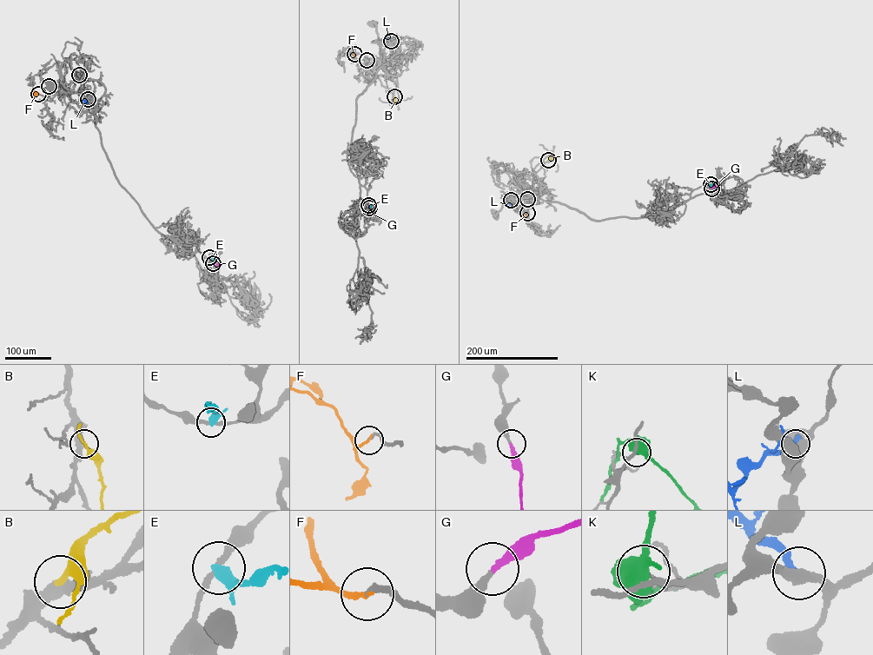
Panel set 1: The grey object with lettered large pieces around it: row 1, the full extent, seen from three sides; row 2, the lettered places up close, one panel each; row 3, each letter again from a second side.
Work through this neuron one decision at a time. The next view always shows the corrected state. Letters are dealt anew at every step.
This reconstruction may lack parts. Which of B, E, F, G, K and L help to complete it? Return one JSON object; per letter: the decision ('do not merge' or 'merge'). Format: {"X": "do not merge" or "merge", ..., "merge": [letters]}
{"B": "do not merge", "E": "do not merge", "F": "merge", "G": "merge", "K": "do not merge", "L": "do not merge", "merge": ["F", "G"]}

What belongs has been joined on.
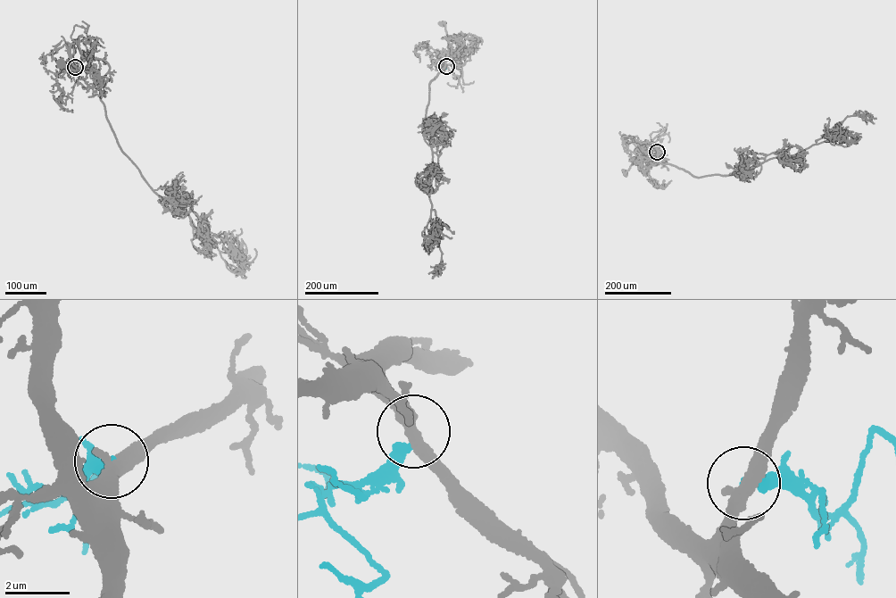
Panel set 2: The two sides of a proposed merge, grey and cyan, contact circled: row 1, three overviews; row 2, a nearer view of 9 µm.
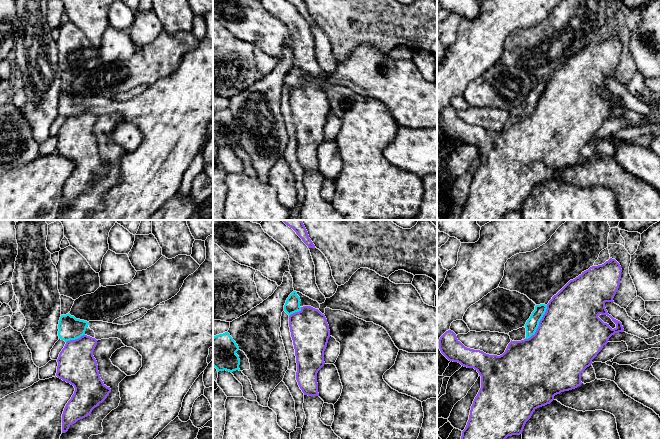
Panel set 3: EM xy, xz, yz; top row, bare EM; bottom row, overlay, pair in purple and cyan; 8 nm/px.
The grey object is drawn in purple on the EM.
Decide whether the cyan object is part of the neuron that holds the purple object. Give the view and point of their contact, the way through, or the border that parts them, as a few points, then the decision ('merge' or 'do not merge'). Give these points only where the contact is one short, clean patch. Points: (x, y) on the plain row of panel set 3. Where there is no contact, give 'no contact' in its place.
yz (539, 100) | do not merge

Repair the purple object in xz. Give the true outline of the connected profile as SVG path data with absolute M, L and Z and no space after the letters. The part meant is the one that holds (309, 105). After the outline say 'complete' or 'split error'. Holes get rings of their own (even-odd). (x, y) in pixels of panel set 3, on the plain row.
M303 82L301 83L301 86L299 88L295 88L289 92L289 103L295 125L297 139L296 156L298 158L298 161L304 171L319 172L317 149L325 140L324 127L327 123L328 115L330 113L330 106L327 95L325 91L322 90L318 85L315 85L311 82Z | complete

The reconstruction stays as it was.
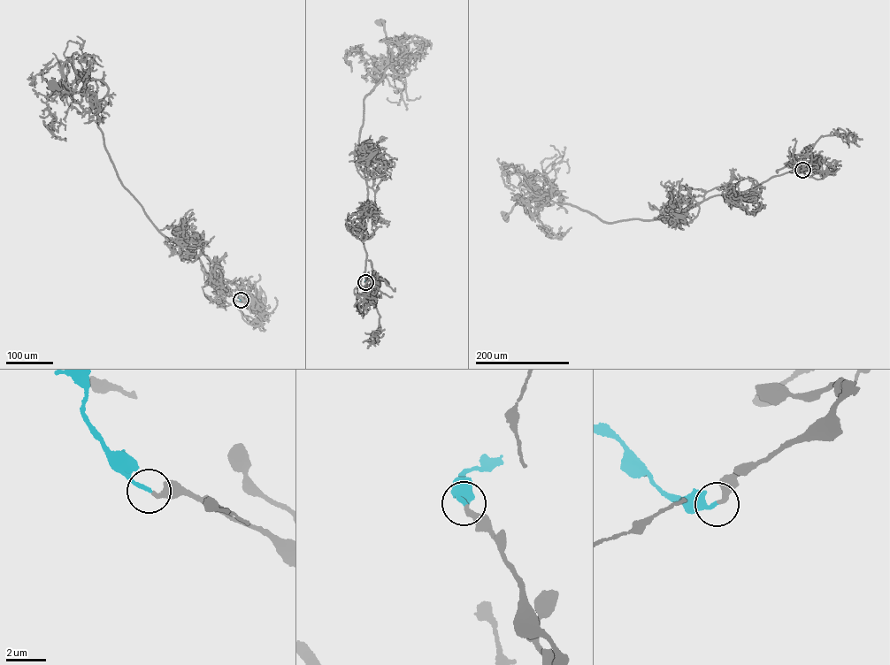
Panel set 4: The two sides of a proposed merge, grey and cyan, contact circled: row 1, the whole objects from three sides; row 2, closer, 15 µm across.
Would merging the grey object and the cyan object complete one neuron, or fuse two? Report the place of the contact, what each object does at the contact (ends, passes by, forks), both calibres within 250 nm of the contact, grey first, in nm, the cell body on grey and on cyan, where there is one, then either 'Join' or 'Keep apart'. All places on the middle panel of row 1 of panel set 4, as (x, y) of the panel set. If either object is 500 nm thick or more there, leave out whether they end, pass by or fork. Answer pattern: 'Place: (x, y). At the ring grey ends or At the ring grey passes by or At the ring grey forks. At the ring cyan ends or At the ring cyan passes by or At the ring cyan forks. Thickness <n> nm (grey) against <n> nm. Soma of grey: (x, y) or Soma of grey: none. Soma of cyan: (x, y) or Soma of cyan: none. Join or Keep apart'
Place: (365, 282). At the ring grey ends. At the ring cyan ends. Thickness 280 nm (grey) against 200 nm. Soma of grey: (379, 22). Soma of cyan: none. Join

